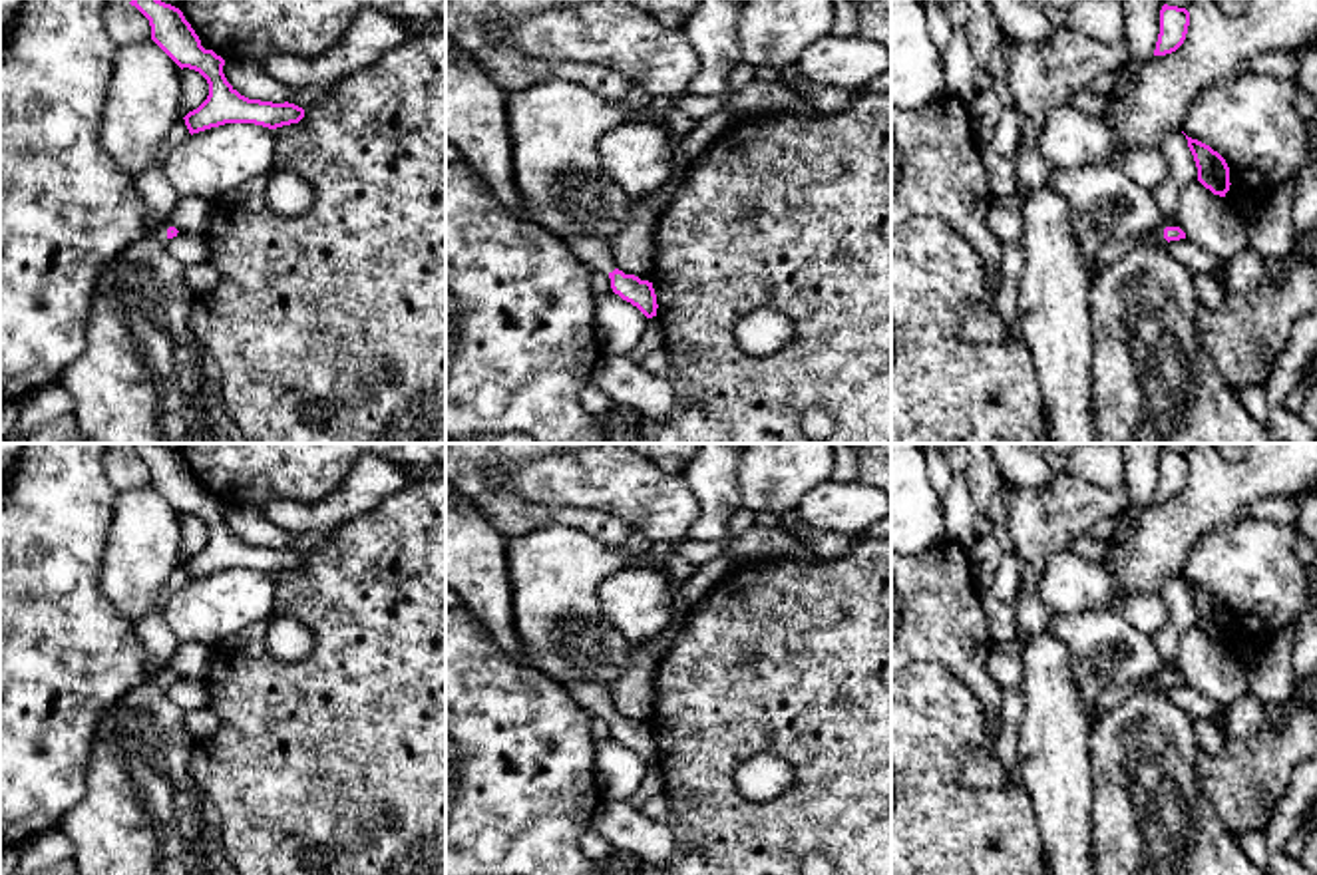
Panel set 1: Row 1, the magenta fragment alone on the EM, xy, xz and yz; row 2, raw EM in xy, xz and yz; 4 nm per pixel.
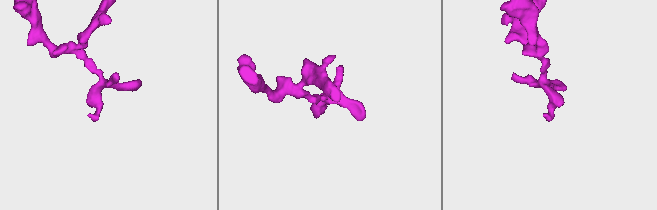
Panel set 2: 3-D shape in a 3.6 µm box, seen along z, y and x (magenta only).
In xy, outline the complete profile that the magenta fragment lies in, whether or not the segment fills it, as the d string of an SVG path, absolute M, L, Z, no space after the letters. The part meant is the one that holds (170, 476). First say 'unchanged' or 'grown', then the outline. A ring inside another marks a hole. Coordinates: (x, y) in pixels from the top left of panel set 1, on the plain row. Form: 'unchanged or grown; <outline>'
unchanged; M133 443L151 471L151 485L183 515L199 517L209 529L207 545L183 565L189 579L199 579L225 569L255 569L269 575L298 569L304 555L294 549L273 549L241 541L225 523L225 505L201 491L199 481L183 457L159 443Z

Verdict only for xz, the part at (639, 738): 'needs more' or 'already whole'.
needs more

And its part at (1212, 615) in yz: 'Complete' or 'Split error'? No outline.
Complete

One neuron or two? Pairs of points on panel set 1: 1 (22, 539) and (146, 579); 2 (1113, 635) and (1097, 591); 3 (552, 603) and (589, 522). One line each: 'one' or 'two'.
1: two
2: two
3: two

